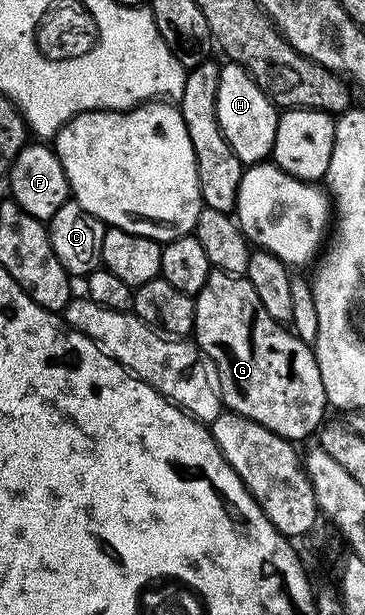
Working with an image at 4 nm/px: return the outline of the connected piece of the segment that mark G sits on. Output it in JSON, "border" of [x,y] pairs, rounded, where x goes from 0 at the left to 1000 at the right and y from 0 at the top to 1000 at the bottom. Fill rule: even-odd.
{"border":[[[578,437],[559,467],[532,483],[526,548],[595,598],[608,655],[627,670],[668,675],[808,720],[827,720],[836,711],[858,704],[863,709],[874,702],[877,693],[896,683],[899,660],[888,616],[877,616],[877,597],[866,590],[858,566],[822,553],[786,530],[751,522],[734,506],[723,506],[723,493],[712,493],[701,467],[690,467],[671,447]]]}

